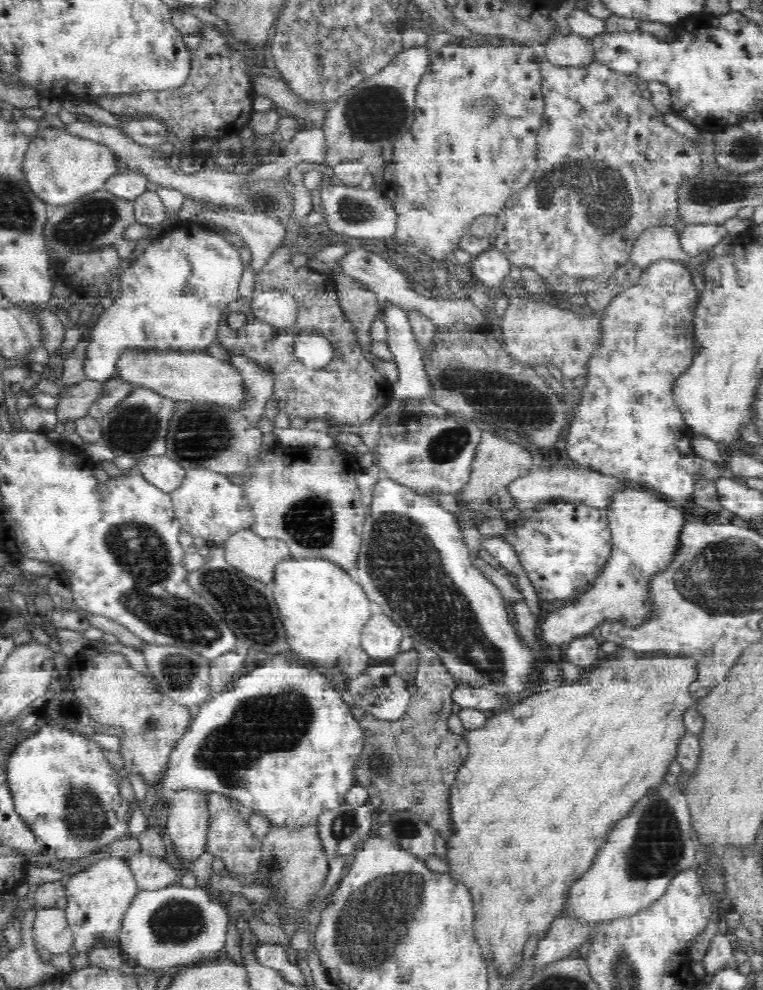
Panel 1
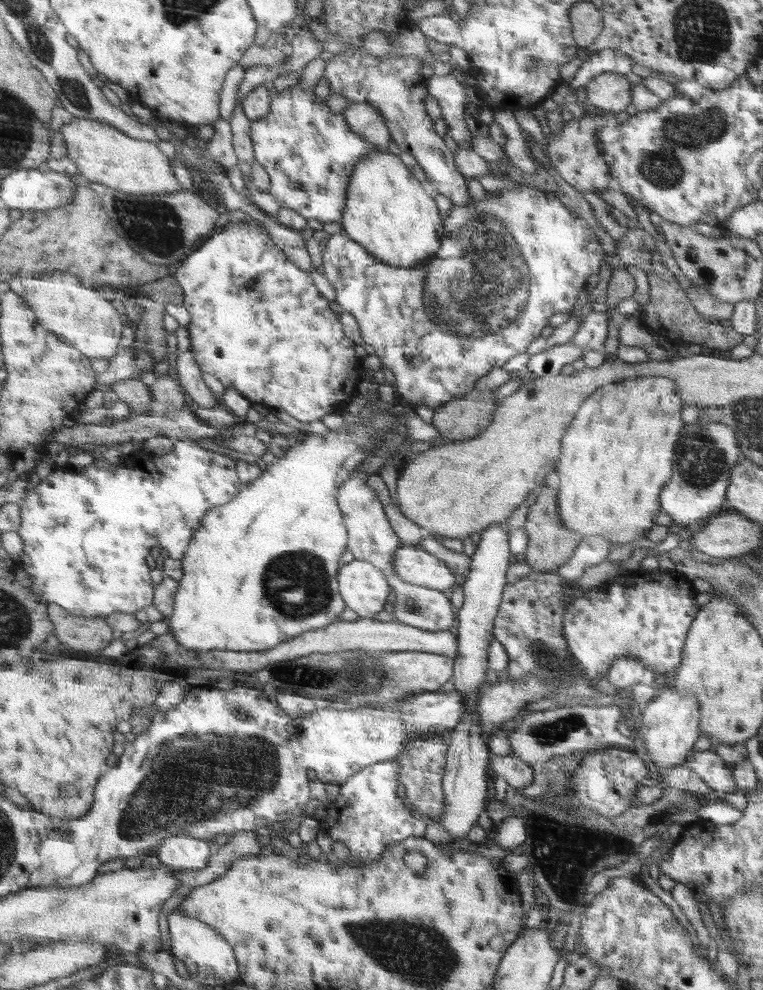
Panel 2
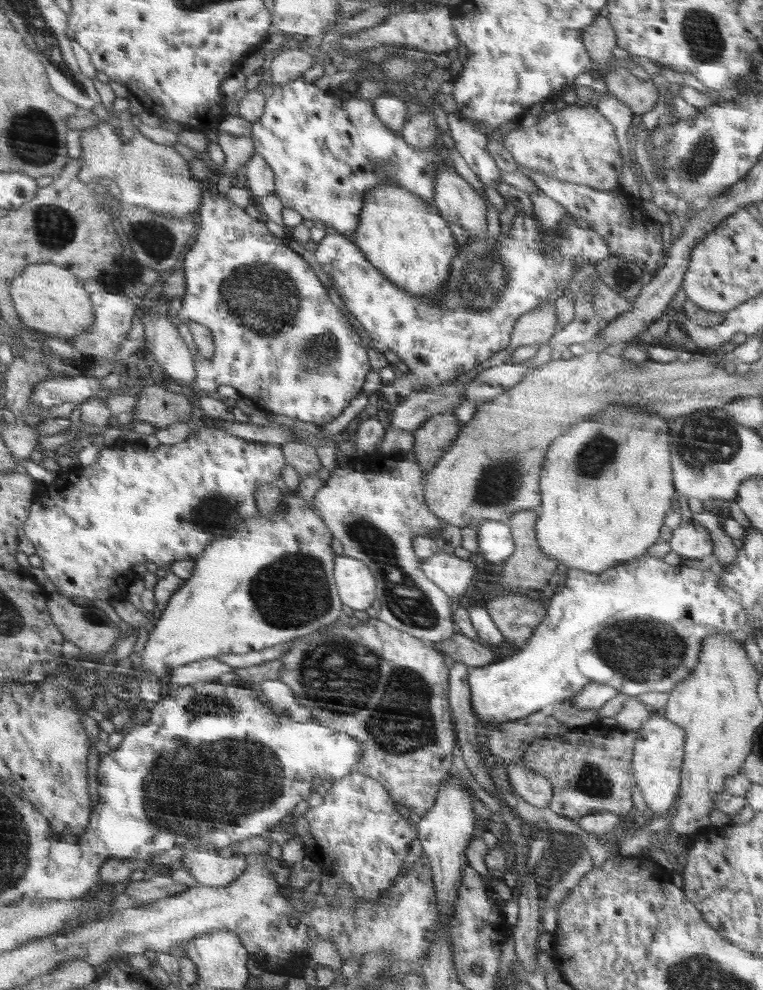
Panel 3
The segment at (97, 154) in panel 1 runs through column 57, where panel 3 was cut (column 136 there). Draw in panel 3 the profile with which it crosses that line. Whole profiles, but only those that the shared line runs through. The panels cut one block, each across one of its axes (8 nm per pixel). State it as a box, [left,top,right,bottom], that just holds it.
[79,123,207,218]

